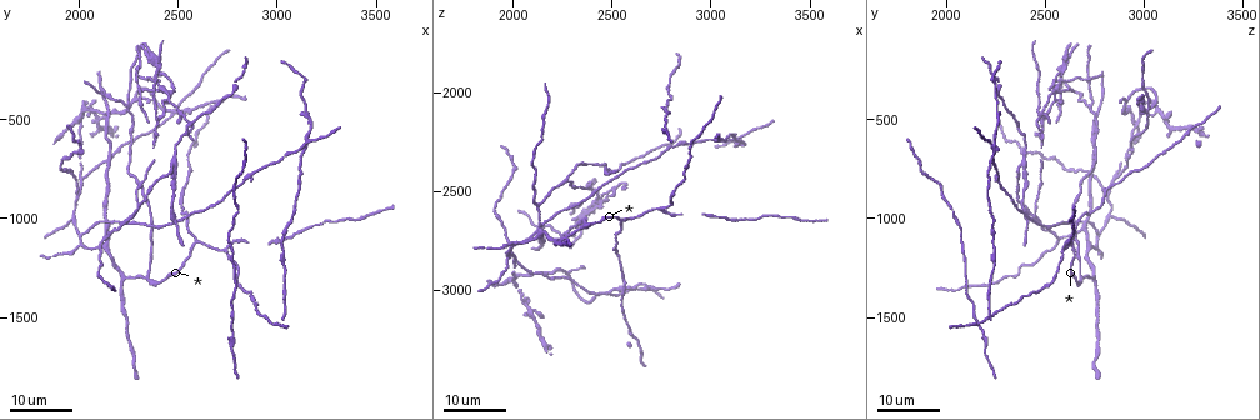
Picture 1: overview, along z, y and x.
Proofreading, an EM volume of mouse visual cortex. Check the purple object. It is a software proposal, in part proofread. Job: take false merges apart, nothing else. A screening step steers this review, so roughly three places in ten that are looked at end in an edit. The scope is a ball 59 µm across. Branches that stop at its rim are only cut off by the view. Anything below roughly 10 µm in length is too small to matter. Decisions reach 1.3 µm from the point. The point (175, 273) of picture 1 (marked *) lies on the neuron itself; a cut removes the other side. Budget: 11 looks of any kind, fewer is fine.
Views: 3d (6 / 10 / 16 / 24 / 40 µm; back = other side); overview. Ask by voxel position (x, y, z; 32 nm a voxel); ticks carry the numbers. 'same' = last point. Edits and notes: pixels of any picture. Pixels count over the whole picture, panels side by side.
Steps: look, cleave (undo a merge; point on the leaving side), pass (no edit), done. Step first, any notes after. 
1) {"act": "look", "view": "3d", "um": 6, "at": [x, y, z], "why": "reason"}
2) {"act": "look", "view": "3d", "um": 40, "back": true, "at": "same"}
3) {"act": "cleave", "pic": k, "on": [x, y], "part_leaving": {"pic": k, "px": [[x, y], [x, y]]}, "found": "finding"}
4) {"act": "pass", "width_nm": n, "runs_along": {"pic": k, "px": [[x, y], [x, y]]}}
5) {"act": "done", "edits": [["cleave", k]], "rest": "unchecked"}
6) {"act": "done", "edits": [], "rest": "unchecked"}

{"act": "look", "view": "3d", "um": 24, "at": [2260, 970, 2430]}

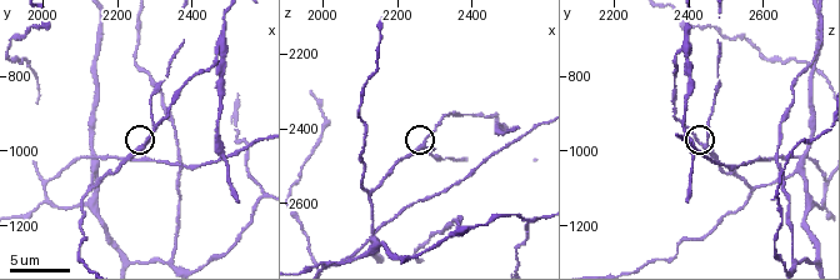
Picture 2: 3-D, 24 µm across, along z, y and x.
{"act": "look", "view": "3d", "um": 10, "at": [2280, 980, 2430]}

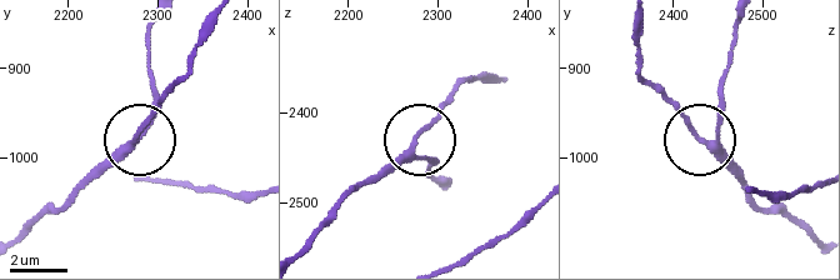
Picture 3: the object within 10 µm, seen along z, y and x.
{"act": "pass", "runs_along": {"pic": 3, "px": [[23, 231], [96, 179], [173, 88]]}, "found": "one neuron here"}

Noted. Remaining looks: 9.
{"act": "look", "view": "3d", "um": 10, "at": [2130, 1100, 2570], "why": "three arms meet"}

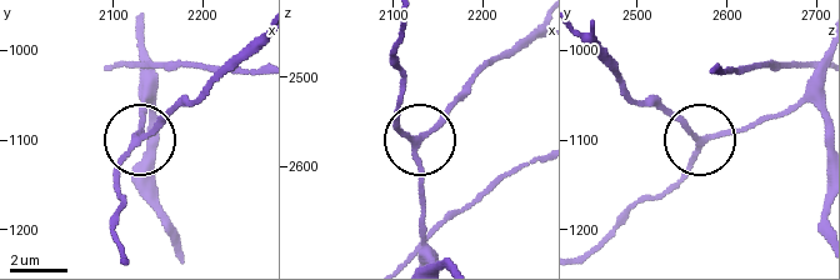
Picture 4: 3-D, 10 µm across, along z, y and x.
{"act": "look", "view": "3d", "um": 10, "back": true, "at": [2125, 1100, 2570]}

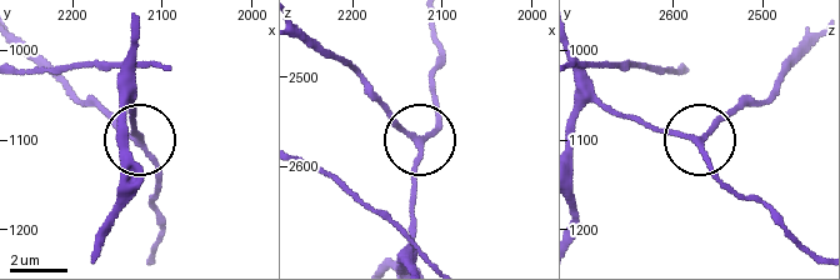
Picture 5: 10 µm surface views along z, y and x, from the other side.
{"act": "pass", "arms": 3, "runs_along": {"pic": 5, "px": [[583, 108], [598, 103], [695, 139], [739, 198]]}, "found": "continuous, no second neuron"}

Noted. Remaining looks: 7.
{"act": "look", "view": "3d", "um": 24, "at": [2010, 800, 2850]}

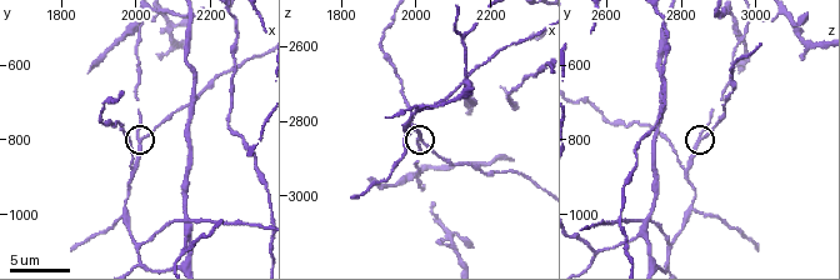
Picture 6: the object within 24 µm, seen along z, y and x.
{"act": "look", "view": "3d", "um": 10, "at": [2010, 810, 2840]}

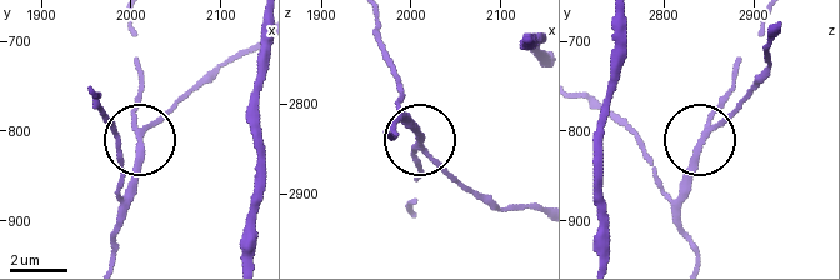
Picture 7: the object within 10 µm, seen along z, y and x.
{"act": "pass", "arms": 3, "found": "continuous, no second neuron"}

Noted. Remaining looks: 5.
{"act": "look", "view": "3d", "um": 24, "at": [2740, 1160, 2600], "why": "a fork"}

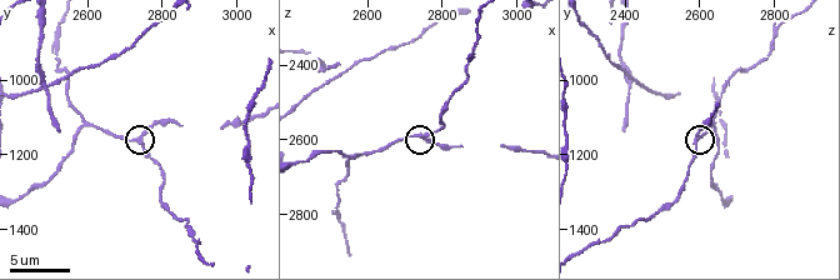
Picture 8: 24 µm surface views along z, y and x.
{"act": "look", "view": "3d", "um": 6, "at": [2730, 1160, 2590]}

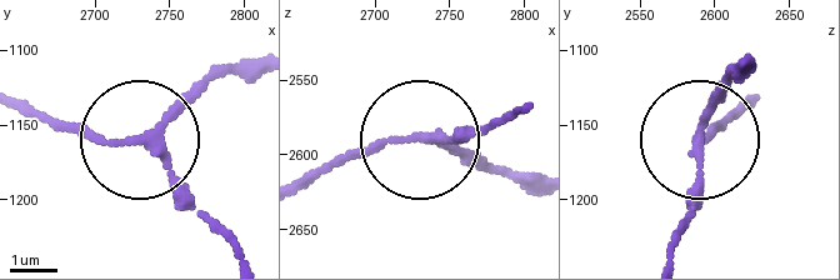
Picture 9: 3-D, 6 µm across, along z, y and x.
{"act": "pass", "width_nm": 170, "runs_along": {"pic": 9, "px": [[748, 100], [696, 139], [729, 71]]}, "found": "continuous, no second neuron"}

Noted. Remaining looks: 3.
{"act": "look", "view": "3d", "um": 24, "at": [2390, 510, 2500], "why": "sudden change in width"}

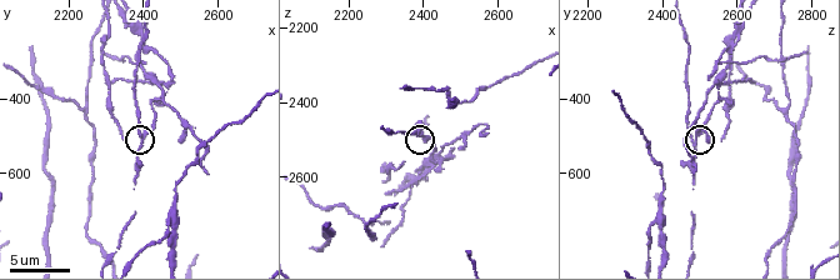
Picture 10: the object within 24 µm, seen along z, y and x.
{"act": "look", "view": "3d", "um": 10, "at": [2400, 520, 2490]}

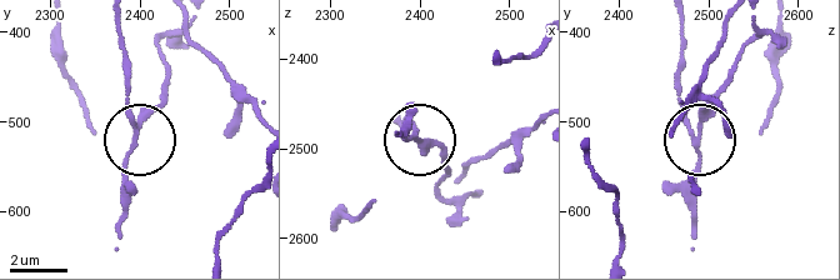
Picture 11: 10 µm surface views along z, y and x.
{"act": "cleave", "pic": 11, "on": [163, 95], "width_nm": 200, "part_leaving": {"pic": 11, "px": [[701, 123], [756, 25]]}, "found": "a second neuron is stuck on"}

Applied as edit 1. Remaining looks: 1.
{"act": "done", "edits": [["cleave", 11]], "rest": "unchecked"}

